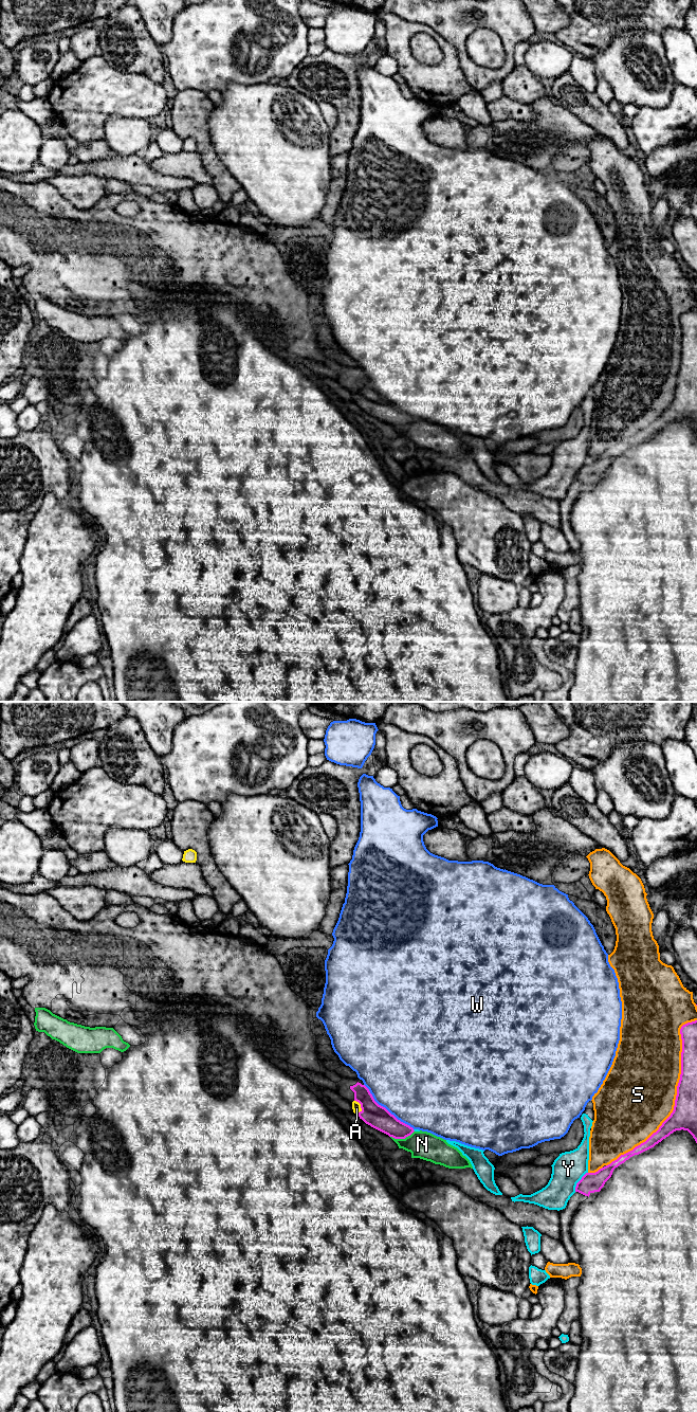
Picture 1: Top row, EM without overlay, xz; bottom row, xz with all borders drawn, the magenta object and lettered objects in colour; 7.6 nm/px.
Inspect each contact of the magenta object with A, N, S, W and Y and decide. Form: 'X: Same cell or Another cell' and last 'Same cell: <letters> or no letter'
A: Same cell
N: Another cell
S: Another cell
W: Another cell
Y: Another cell
Same cell: A

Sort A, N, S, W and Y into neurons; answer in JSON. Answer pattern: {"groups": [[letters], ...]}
{"groups": [["A"], ["N"], ["S"], ["W"], ["Y"]]}

